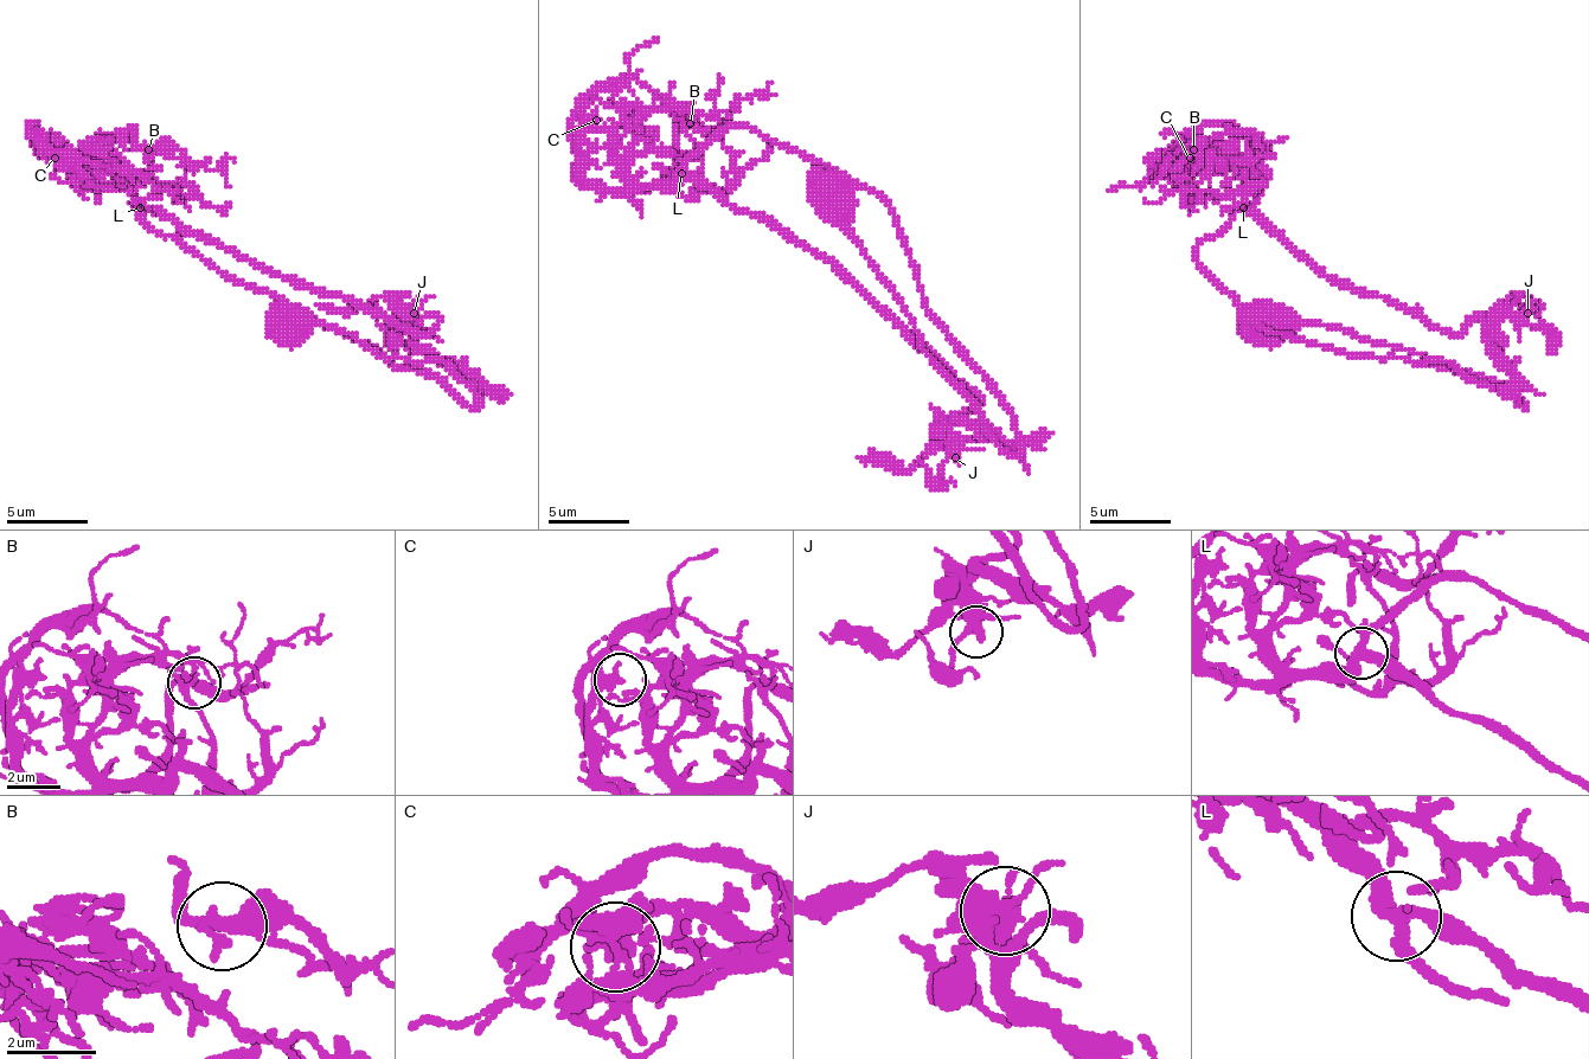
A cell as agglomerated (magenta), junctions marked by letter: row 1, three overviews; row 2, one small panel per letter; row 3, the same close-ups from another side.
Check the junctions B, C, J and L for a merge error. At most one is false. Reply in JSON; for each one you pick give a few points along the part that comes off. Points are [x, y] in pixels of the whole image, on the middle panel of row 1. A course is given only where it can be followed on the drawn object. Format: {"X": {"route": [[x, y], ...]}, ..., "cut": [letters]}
{"cut": []}

